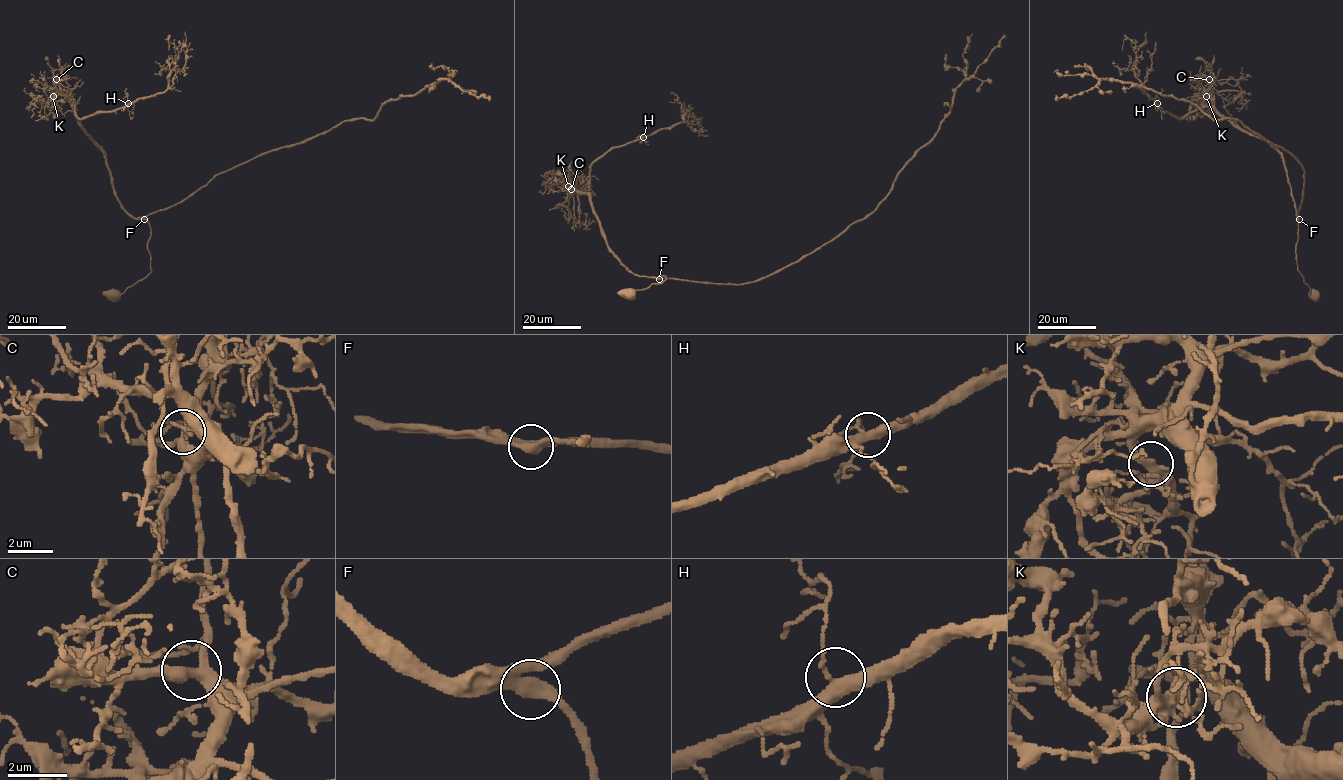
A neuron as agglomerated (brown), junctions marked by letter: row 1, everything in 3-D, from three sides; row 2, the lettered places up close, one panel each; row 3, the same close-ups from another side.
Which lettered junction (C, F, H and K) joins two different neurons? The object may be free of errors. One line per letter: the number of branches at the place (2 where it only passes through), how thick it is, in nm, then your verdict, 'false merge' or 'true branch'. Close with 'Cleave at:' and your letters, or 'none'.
C: branches 3; calibre 360 nm; true branch
F: branches 3; calibre 360 nm; true branch
H: branches 3; calibre 360 nm; true branch
K: branches 3; calibre 340 nm; true branch
Cleave at: none

